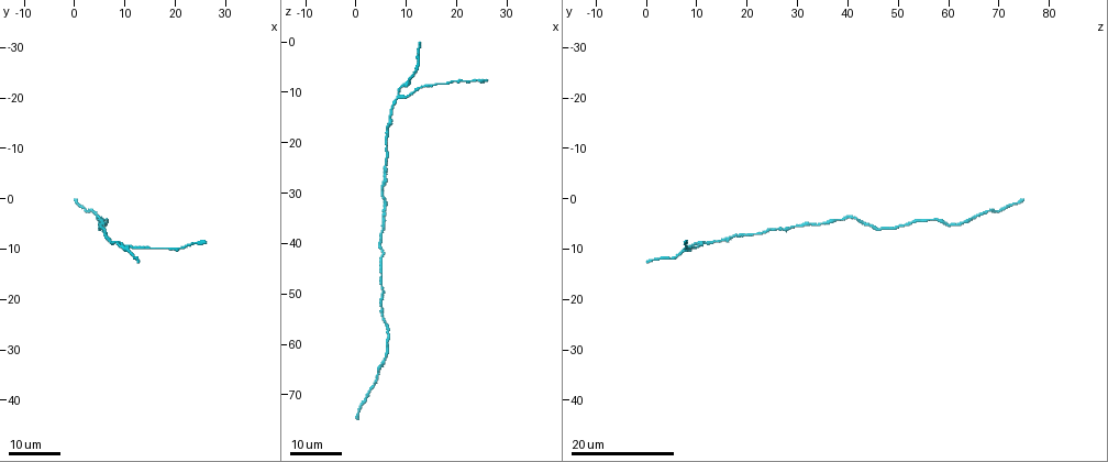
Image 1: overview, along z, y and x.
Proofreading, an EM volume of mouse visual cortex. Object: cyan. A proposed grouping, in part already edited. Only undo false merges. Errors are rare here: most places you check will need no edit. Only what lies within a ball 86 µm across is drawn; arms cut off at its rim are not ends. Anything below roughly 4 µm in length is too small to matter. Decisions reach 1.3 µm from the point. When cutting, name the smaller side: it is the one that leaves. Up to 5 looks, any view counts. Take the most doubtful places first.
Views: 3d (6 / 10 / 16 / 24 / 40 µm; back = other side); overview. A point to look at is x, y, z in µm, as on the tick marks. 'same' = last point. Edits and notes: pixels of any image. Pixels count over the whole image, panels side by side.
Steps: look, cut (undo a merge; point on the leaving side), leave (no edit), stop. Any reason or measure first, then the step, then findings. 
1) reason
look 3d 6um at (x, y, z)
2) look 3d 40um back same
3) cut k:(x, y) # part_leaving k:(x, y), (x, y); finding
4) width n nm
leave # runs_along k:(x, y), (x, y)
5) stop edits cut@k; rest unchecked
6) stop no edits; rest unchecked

three-way junction
look 3d 24um at (8.5, 8.5, 11.0)

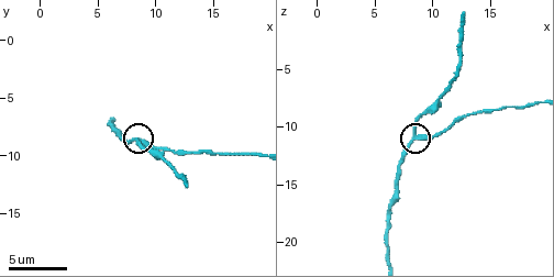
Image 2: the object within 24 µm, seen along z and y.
look 3d 6um same

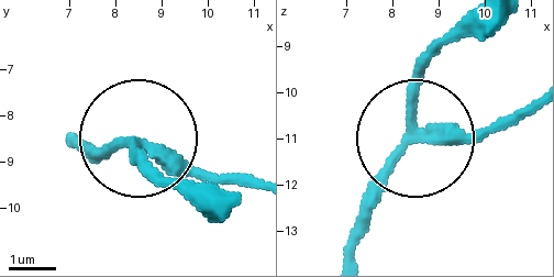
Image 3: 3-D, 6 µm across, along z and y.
leave # runs_along 3:(354, 251), (369, 179), (409, 132), (412, 74), (432, 42); all the same cell

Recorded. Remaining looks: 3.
calibre changes
look 3d 16um at (4.5, 4.0, 65.0)

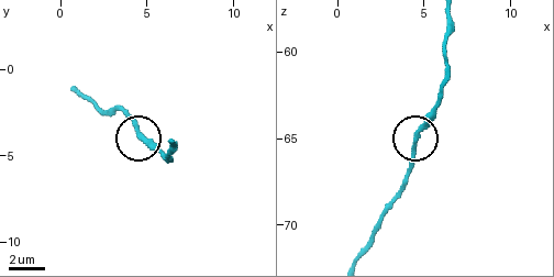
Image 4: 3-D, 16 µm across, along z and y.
look 3d 6um at (4.6, 3.7, 64.7)

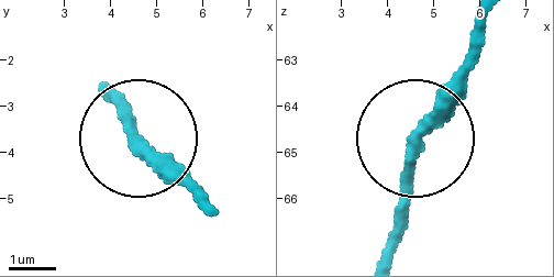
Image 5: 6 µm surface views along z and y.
width 270 nm
leave # runs_along 5:(483, 29), (458, 88), (419, 135), (403, 237); one cell here

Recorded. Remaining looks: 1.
calibre changes
look 3d 16um at (6.8, 8.0, 15.4)

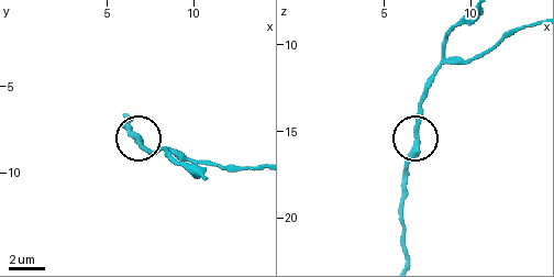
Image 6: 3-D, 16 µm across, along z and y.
width 280 nm
leave # all the same cell

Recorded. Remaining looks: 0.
stop no edits; rest unchecked

